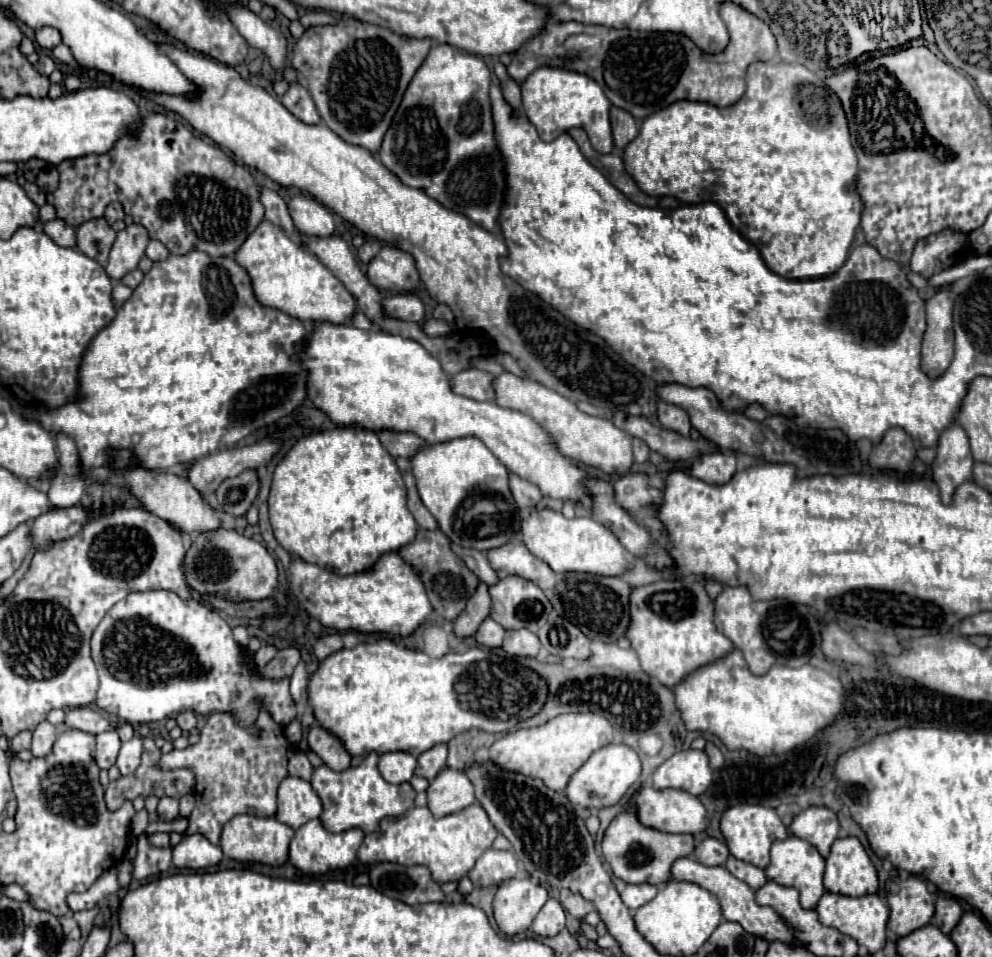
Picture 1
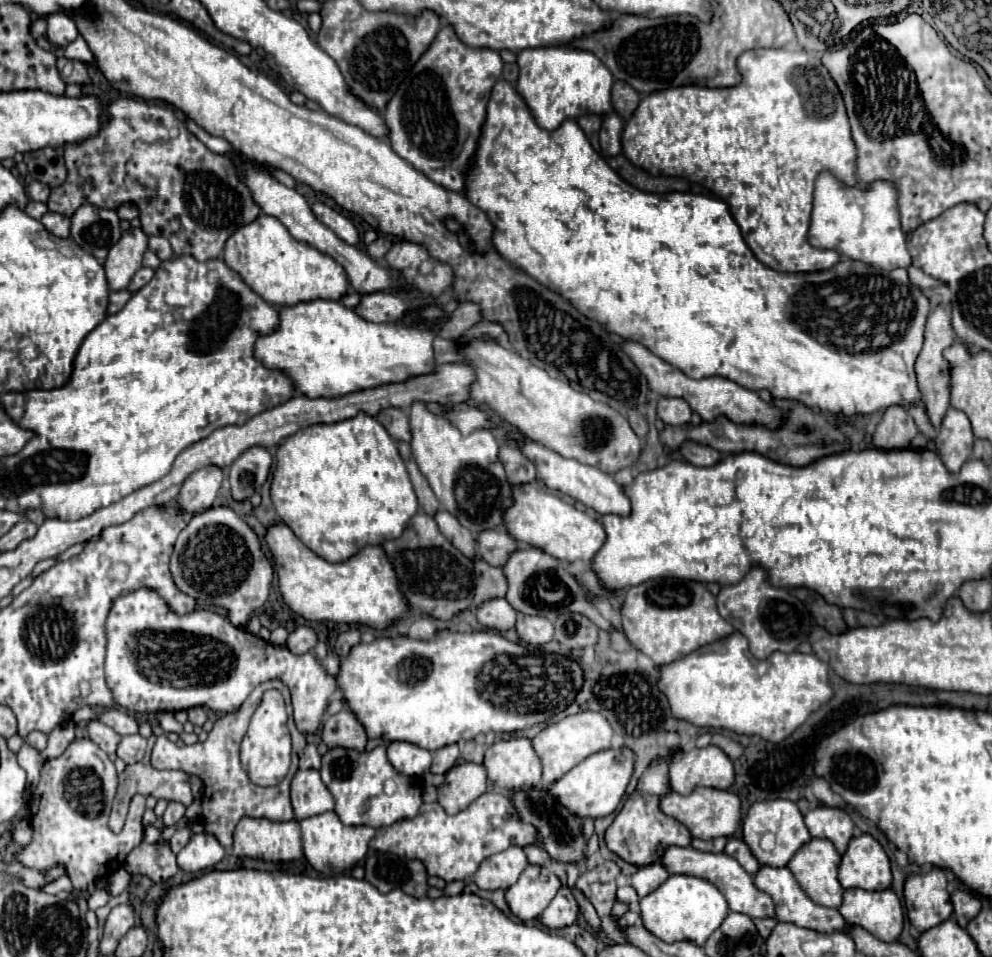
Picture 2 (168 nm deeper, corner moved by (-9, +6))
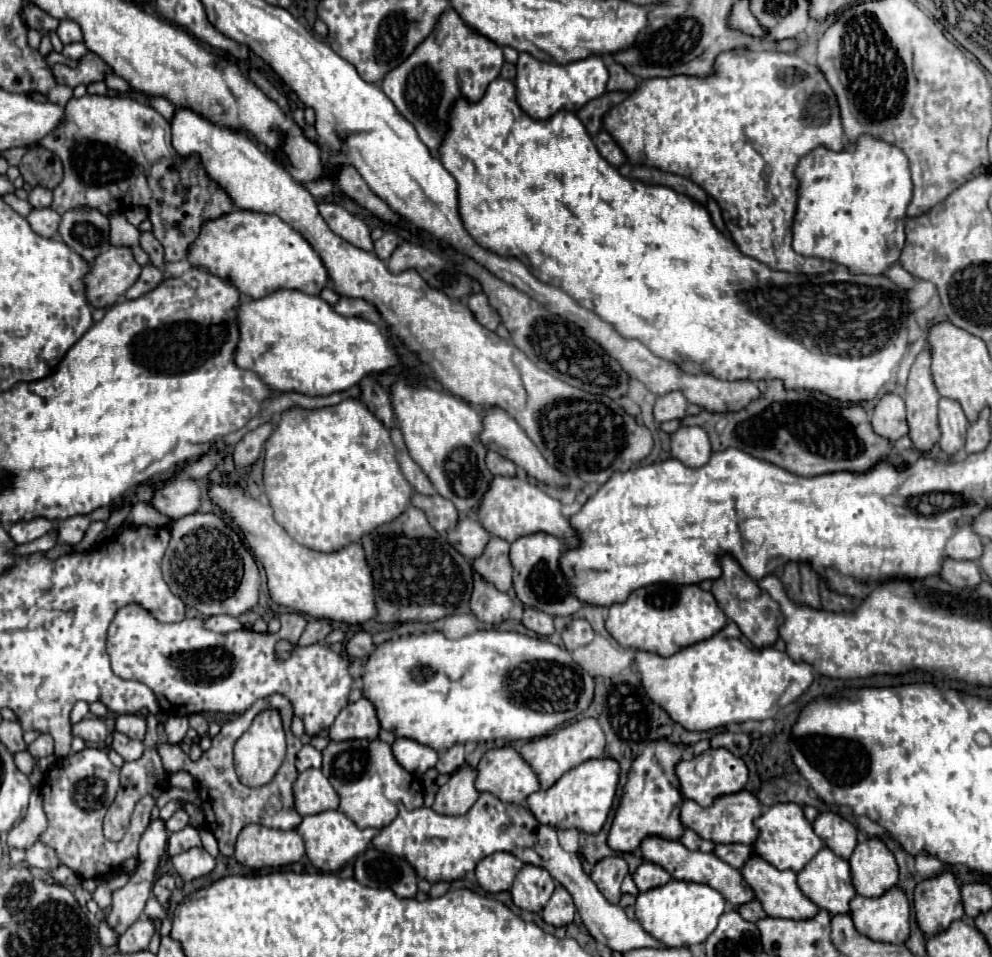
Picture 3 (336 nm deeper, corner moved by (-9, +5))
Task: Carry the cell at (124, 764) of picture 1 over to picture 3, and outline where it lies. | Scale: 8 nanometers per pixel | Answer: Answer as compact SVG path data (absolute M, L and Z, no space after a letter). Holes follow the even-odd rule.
M117 730L113 732L111 746L119 756L123 756L123 760L135 760L143 754L143 742L135 742Z

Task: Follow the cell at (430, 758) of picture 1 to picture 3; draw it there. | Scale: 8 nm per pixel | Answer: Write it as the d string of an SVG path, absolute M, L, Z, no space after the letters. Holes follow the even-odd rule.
M455 744L453 748L445 750L439 756L439 762L435 768L439 770L439 774L453 774L461 766L465 766L465 750L463 750L463 744Z

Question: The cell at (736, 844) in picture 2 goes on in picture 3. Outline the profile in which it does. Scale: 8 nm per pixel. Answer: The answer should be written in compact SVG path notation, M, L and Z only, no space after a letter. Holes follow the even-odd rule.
M717 844L713 854L719 856L729 866L739 870L739 868L743 868L745 860L751 856L751 846L745 846L745 844Z

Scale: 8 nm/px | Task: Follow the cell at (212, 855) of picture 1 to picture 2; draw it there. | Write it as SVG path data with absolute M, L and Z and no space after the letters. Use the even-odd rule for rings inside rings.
M211 833L193 835L191 841L179 851L177 863L183 871L203 871L213 869L225 855L223 845Z

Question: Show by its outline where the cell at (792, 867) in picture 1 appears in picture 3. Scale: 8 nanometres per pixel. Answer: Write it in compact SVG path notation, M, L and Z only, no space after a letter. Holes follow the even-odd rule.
M823 848L799 874L801 892L831 916L849 914L849 902L857 894L851 882L849 862Z

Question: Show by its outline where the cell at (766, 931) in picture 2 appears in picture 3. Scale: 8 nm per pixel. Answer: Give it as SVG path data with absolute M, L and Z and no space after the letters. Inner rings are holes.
M755 898L751 902L745 902L745 904L737 906L737 912L741 914L741 918L747 918L749 922L757 922L759 918L765 918L765 912Z

